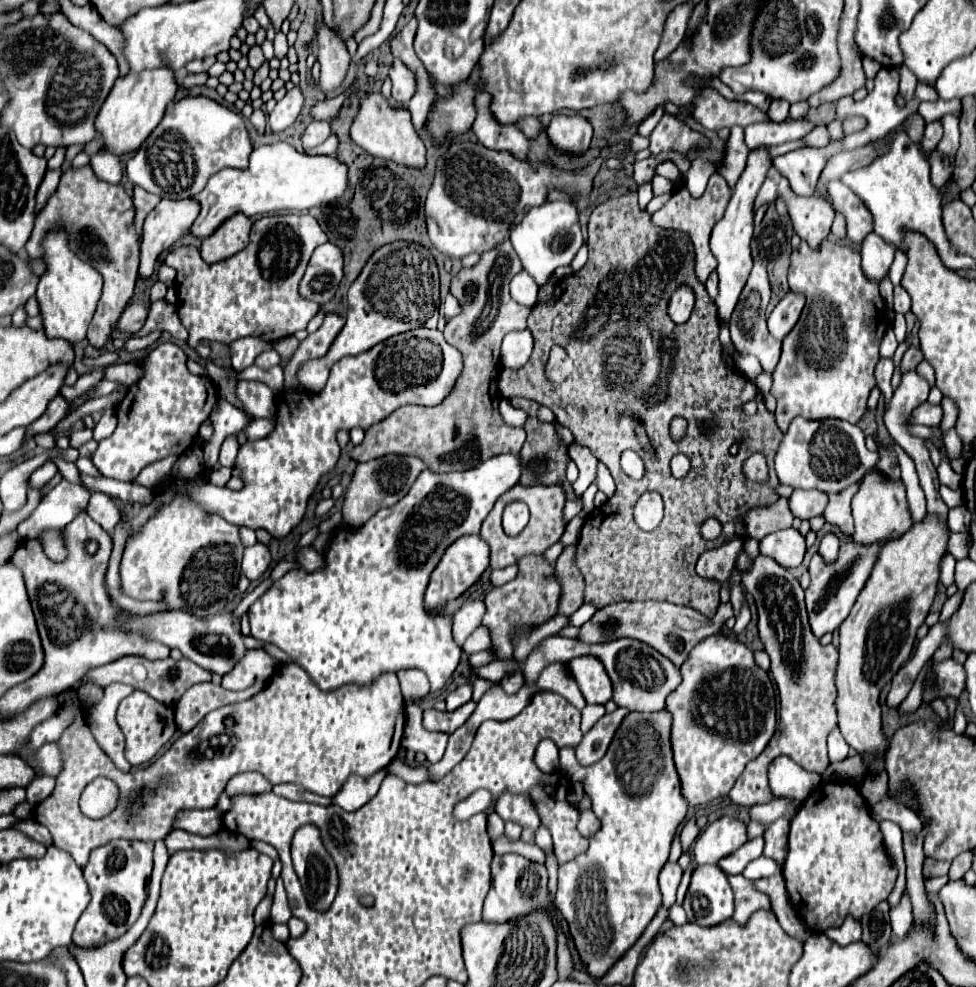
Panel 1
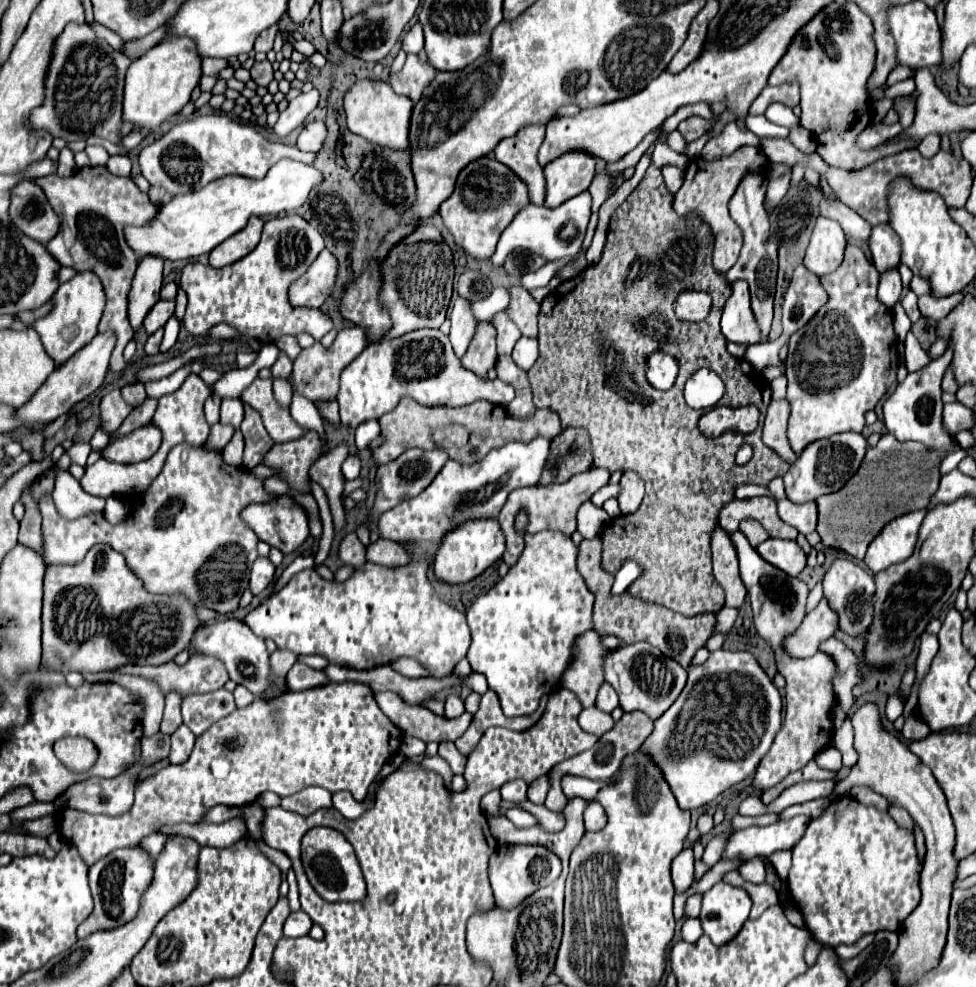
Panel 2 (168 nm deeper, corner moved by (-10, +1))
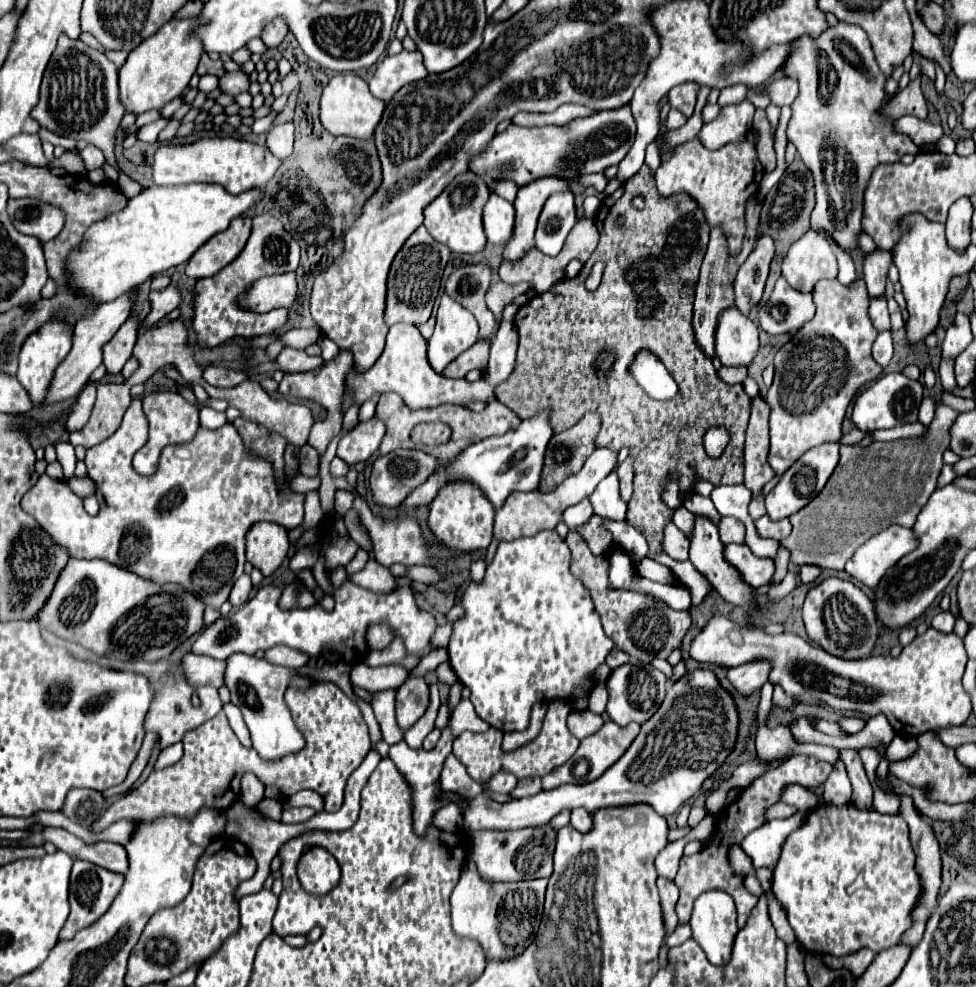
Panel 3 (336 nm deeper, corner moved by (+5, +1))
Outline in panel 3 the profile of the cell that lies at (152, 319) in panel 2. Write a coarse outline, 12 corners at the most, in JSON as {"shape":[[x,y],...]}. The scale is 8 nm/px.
{"shape":[[175,285],[151,291],[151,313],[145,325],[155,325],[181,305]]}

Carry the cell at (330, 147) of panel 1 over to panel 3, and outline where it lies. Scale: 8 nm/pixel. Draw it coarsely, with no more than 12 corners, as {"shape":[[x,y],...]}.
{"shape":[[233,137],[161,143],[155,185],[263,187],[281,161]]}

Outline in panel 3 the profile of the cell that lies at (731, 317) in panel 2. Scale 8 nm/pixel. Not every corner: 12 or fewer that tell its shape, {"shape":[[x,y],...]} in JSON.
{"shape":[[721,315],[715,349],[721,365],[749,367],[759,349],[751,319]]}

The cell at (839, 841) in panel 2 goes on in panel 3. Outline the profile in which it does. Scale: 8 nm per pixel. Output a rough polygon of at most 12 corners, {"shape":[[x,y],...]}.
{"shape":[[819,805],[771,889],[805,951],[879,953],[923,887],[903,817]]}

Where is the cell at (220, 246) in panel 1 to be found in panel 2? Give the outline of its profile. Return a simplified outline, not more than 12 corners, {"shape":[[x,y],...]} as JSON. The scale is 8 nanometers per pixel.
{"shape":[[252,217],[242,231],[210,251],[212,267],[246,257],[258,245],[264,221]]}

